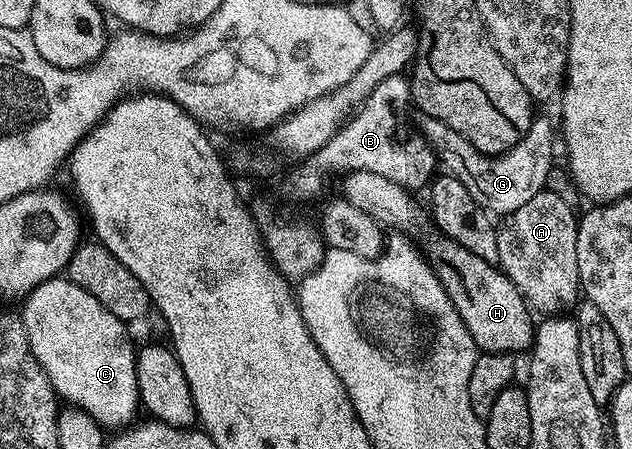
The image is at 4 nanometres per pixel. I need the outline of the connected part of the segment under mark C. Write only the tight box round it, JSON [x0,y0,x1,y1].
[21,278,141,430]

